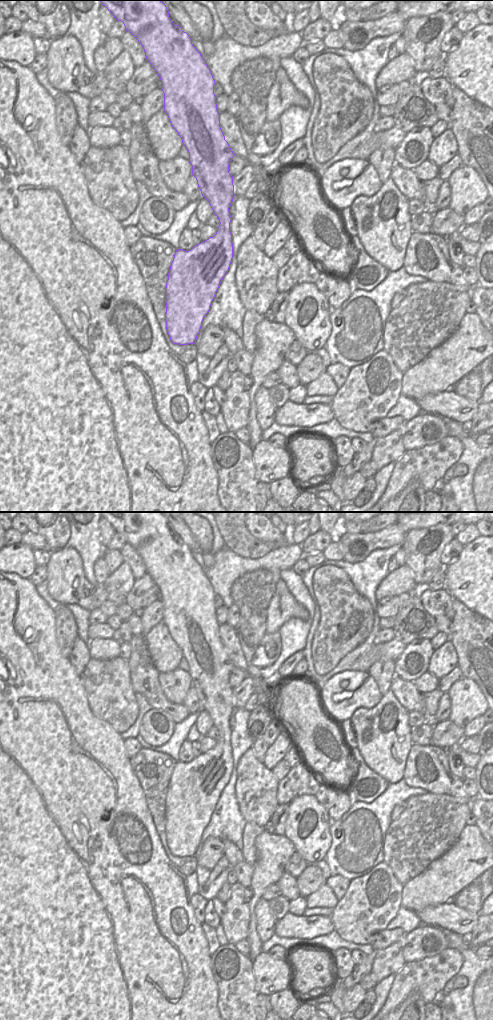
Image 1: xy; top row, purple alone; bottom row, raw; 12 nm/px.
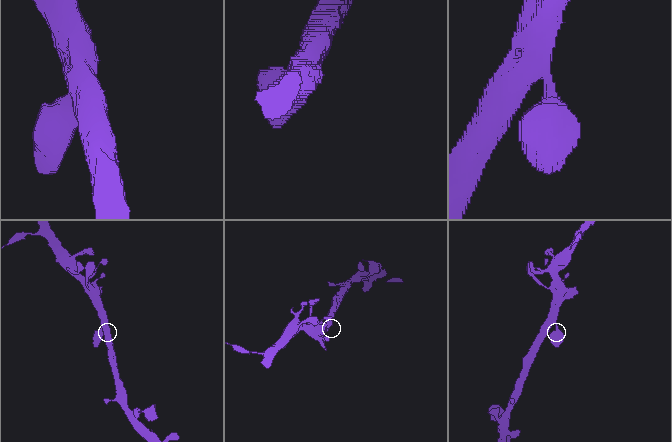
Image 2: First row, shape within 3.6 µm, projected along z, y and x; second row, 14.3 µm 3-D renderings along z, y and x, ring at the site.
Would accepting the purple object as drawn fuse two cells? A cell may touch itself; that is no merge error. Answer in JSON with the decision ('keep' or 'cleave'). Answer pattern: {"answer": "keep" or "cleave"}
{"answer": "keep"}

